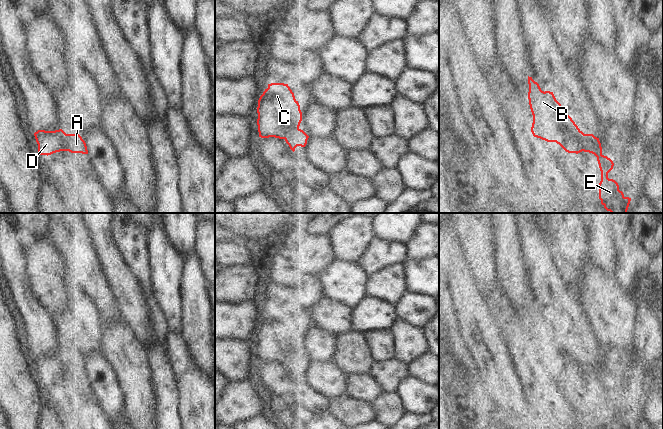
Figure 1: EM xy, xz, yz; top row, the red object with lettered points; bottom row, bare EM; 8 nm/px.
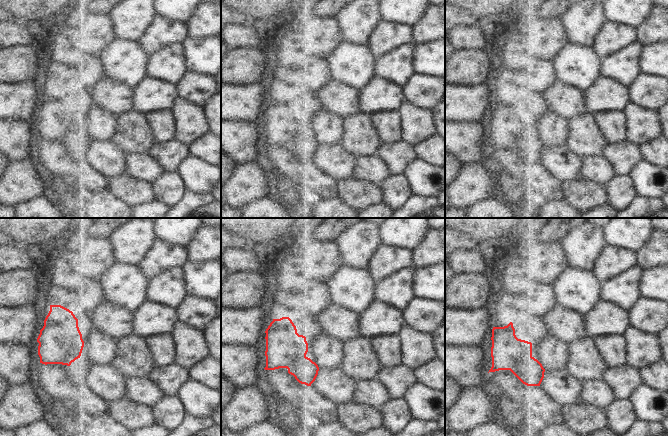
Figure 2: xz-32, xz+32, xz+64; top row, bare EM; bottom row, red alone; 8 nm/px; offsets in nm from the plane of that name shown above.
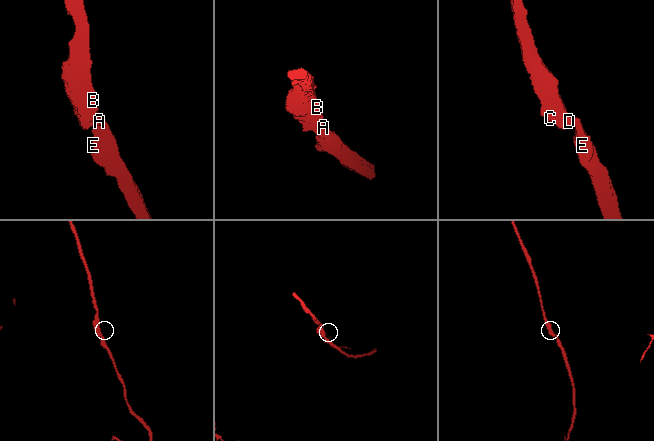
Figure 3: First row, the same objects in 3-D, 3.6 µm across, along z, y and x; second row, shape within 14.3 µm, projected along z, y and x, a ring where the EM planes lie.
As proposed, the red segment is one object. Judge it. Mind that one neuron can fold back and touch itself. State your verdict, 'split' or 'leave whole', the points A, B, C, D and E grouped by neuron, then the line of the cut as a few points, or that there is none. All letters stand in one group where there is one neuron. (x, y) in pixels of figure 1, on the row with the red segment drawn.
leave whole; groups A B C D E; cut none

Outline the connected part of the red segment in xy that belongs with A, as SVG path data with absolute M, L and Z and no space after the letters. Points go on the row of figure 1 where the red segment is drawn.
M62 129L38 130L34 133L39 155L51 155L60 151L88 154L85 141L79 134L66 134Z

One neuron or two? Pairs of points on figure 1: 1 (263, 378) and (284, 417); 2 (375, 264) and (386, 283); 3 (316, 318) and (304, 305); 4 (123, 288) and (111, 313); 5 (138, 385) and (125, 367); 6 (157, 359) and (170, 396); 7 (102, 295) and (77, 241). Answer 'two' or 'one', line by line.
1: two
2: two
3: two
4: two
5: one
6: one
7: one

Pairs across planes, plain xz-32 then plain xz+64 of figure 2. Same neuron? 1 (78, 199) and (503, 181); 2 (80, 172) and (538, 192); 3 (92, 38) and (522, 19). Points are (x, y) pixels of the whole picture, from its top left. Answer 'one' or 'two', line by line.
1: one
2: one
3: one

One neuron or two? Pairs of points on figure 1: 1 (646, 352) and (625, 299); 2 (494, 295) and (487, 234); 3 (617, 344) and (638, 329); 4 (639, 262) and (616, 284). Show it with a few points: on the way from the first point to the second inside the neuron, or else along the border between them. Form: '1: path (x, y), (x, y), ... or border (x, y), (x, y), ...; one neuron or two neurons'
1: border (642, 310), (613, 330); two neurons
2: border (486, 274), (501, 290), (508, 301); two neurons
3: border (614, 333), (621, 336), (633, 347), (636, 357); two neurons
4: border (617, 273), (628, 280); two neurons

